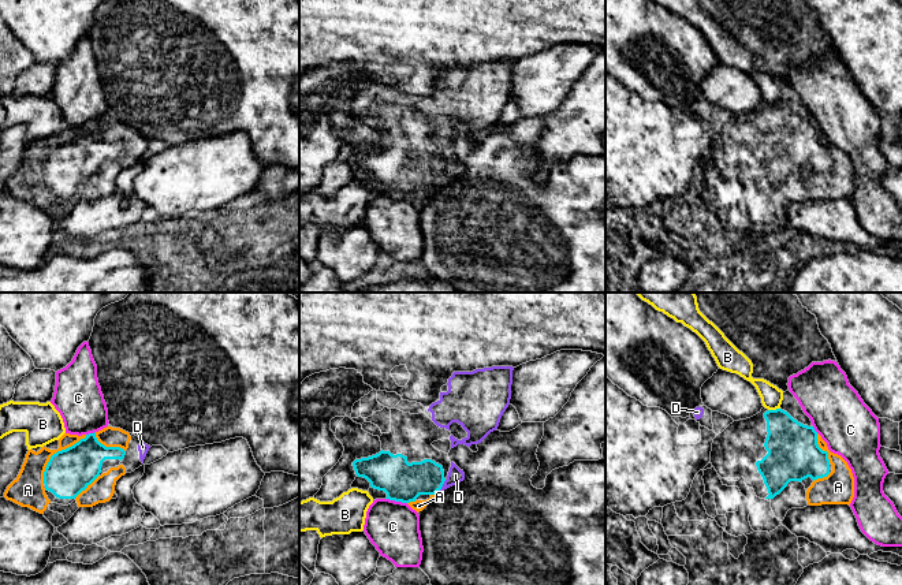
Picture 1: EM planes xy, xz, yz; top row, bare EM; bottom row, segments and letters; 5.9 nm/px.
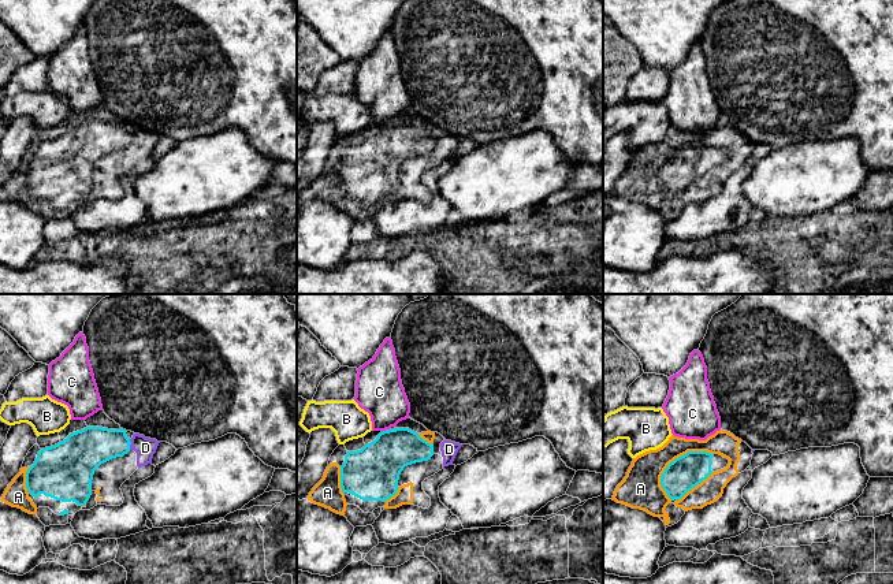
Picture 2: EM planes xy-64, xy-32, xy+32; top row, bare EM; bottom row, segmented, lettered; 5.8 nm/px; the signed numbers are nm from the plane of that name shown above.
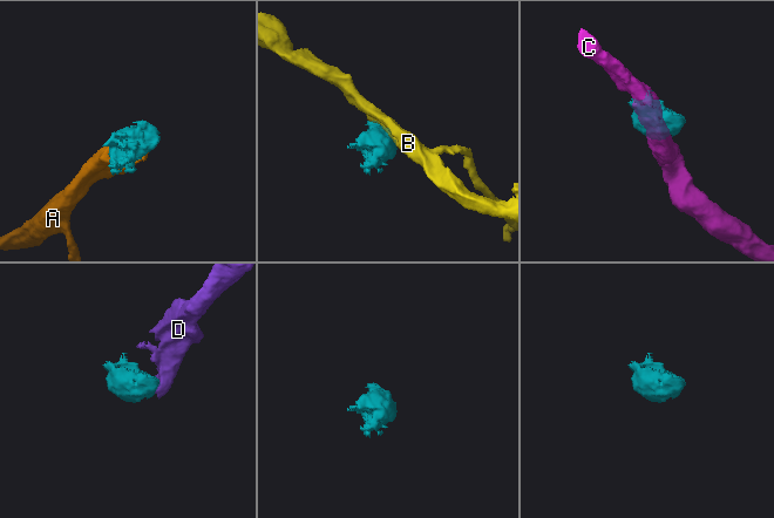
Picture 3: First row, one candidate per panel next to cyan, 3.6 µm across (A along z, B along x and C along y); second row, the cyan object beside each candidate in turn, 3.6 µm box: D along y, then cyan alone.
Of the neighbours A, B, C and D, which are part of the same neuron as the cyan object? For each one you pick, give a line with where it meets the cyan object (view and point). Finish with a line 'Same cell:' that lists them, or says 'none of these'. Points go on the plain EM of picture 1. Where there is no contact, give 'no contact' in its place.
A: contact xy (56, 146)
D: contact xz (442, 179)
Same cell: A, D

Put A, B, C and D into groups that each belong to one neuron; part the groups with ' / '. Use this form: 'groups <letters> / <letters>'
groups A D / B / C

